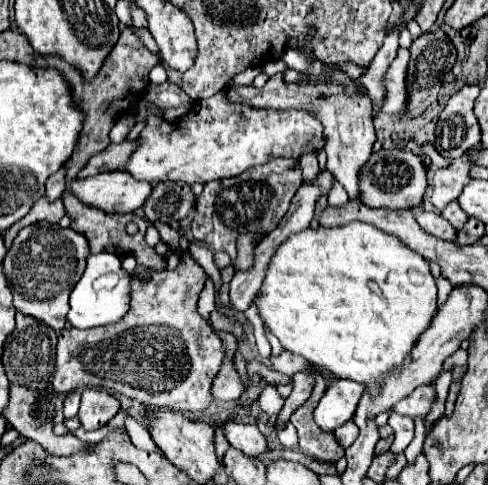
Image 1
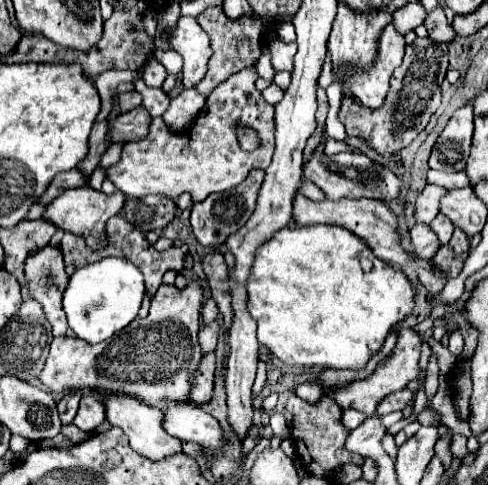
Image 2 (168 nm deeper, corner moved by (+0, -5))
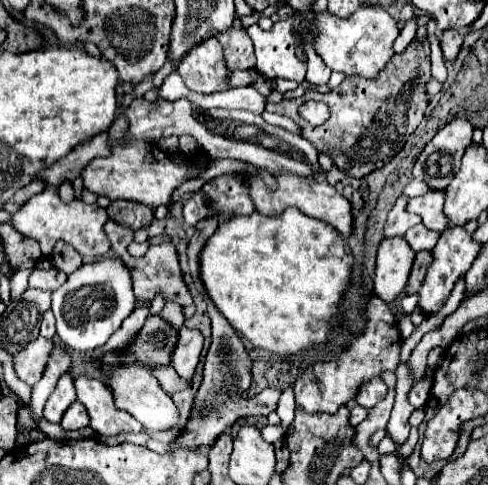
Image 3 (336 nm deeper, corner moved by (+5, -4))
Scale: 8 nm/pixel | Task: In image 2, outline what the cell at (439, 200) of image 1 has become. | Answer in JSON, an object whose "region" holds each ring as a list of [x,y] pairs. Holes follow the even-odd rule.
{"region":[[[426,184],[422,194],[416,200],[416,222],[430,224],[432,218],[440,212],[440,198],[442,198],[442,186],[436,184]]]}

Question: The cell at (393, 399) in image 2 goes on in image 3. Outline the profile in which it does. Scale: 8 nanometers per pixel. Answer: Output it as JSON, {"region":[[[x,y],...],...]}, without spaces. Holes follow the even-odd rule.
{"region":[[[373,377],[373,379],[363,381],[359,385],[359,393],[355,395],[355,403],[371,409],[379,403],[379,399],[383,399],[383,393],[387,393],[387,385],[379,377]]]}

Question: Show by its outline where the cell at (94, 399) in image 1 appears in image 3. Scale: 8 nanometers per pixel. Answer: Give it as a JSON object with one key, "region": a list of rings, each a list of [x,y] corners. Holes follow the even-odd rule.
{"region":[[[77,401],[63,413],[63,419],[61,419],[61,427],[65,431],[77,431],[77,429],[83,429],[89,425],[89,417],[87,417],[87,411],[83,409],[83,405],[79,405]]]}

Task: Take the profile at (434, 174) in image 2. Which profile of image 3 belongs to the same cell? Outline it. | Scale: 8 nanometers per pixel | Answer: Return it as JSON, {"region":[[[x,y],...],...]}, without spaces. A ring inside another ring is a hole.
{"region":[[[411,179],[411,181],[405,185],[403,195],[405,195],[405,197],[417,197],[417,195],[423,195],[423,193],[427,193],[427,191],[431,191],[431,189],[429,189],[423,181]]]}

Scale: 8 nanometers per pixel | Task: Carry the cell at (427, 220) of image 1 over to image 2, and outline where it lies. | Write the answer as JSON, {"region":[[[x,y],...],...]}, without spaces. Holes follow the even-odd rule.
{"region":[[[414,224],[412,230],[410,230],[410,238],[412,238],[412,248],[414,252],[424,258],[424,260],[430,260],[432,254],[436,254],[436,250],[440,248],[440,240],[438,236],[430,230],[428,224]]]}

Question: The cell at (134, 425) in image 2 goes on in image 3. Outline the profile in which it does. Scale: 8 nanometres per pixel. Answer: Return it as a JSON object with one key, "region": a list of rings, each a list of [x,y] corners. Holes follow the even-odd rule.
{"region":[[[81,373],[75,377],[77,401],[85,405],[91,427],[99,435],[117,435],[117,433],[141,433],[143,425],[135,421],[129,413],[115,409],[111,389],[89,373]]]}

